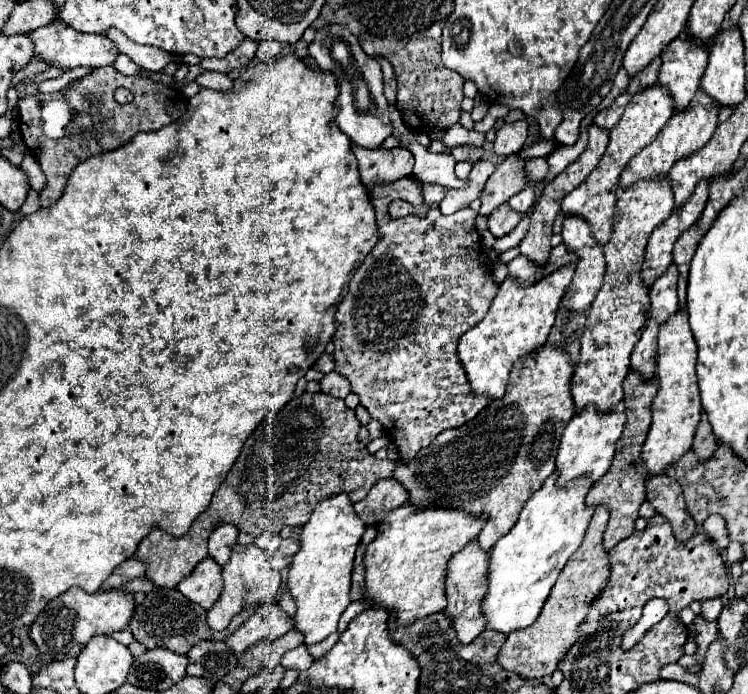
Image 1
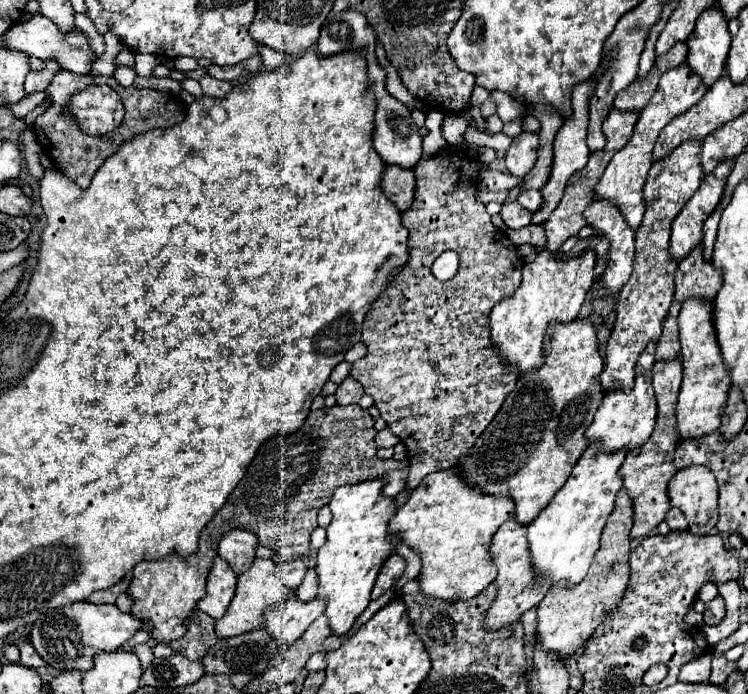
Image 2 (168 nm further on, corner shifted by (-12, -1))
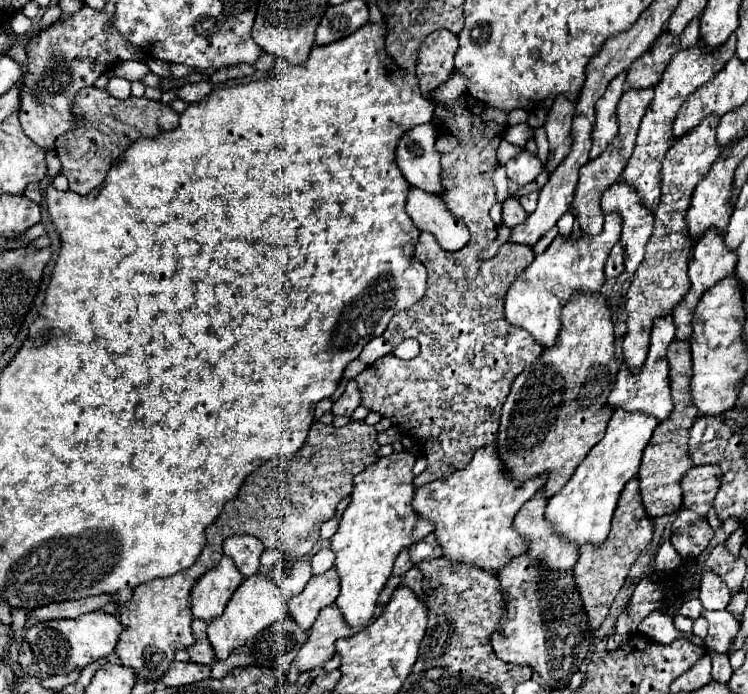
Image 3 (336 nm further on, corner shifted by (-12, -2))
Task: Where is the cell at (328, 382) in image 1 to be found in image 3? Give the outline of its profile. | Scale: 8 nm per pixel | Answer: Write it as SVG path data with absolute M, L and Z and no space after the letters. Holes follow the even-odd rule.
M350 380L348 386L346 386L346 392L334 402L332 414L334 416L348 416L350 418L358 406L360 406L360 390L358 390L356 382Z

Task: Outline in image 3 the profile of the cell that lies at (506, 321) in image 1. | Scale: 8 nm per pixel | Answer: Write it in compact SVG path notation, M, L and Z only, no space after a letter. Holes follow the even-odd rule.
M612 212L606 214L604 228L598 236L584 234L578 240L572 240L570 236L556 236L548 250L538 254L536 260L512 282L504 302L506 320L514 326L528 330L542 346L552 346L556 342L556 334L560 334L560 310L564 302L568 302L576 290L598 292L602 288L606 280L604 264L612 246L620 240L620 232L620 216Z

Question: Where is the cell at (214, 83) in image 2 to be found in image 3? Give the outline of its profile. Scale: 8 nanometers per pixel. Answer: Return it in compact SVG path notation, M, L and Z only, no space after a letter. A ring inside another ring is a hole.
M202 80L198 84L184 84L182 88L176 90L176 96L186 104L194 104L194 102L200 102L206 94L210 94L210 90L212 90L212 84Z

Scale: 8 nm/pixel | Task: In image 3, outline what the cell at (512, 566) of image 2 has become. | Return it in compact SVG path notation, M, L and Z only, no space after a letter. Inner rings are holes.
M538 492L532 496L516 514L514 528L530 540L530 558L538 558L544 568L560 572L570 570L580 554L578 546L572 546L572 542L560 542L560 538L556 538L556 530L552 530L544 518L546 504L548 498L544 498L544 494Z

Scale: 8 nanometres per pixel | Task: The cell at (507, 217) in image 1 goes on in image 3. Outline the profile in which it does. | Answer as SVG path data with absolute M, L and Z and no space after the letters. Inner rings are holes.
M508 198L502 206L502 220L508 228L514 228L518 224L522 224L528 218L528 214L524 212L524 208L520 206L518 198Z

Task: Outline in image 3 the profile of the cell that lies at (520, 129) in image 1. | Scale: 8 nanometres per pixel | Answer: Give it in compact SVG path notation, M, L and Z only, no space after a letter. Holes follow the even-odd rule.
M526 150L522 154L518 154L512 162L506 164L506 174L516 186L524 186L528 182L534 182L540 172L542 172L540 160Z

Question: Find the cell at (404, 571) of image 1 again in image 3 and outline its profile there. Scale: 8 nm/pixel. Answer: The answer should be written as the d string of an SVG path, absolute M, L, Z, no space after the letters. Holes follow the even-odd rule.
M490 444L490 446L476 450L472 462L464 470L452 472L446 478L440 478L440 480L434 480L430 484L420 486L416 490L412 506L422 518L436 522L434 534L436 534L440 546L444 548L444 558L458 560L466 566L480 566L486 572L496 572L506 562L510 562L514 556L524 554L524 550L528 550L528 542L524 542L524 538L520 538L520 534L516 534L512 522L514 522L514 514L542 486L544 486L544 474L540 474L540 478L528 478L528 482L524 482L522 486L508 482L508 478L504 478L504 462L500 462L500 458L496 458L496 444Z

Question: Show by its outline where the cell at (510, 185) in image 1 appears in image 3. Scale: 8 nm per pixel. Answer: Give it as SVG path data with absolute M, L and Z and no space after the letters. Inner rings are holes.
M560 94L554 100L554 106L550 108L548 122L546 122L546 134L550 142L550 156L548 156L548 166L546 170L554 170L570 152L572 146L572 118L576 110L576 100L564 98Z

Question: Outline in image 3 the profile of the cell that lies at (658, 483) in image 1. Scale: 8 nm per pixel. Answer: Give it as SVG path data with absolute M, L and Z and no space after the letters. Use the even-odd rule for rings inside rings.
M704 464L690 468L682 478L684 506L704 516L714 504L714 496L720 488L720 480L722 480L722 470L718 466Z

